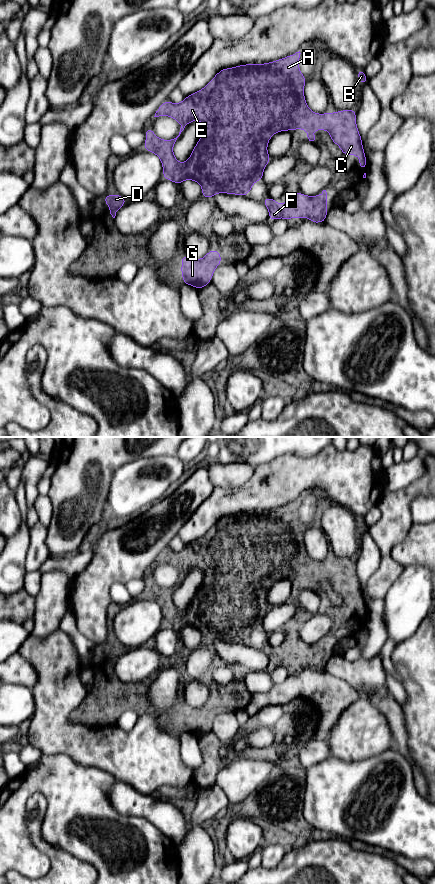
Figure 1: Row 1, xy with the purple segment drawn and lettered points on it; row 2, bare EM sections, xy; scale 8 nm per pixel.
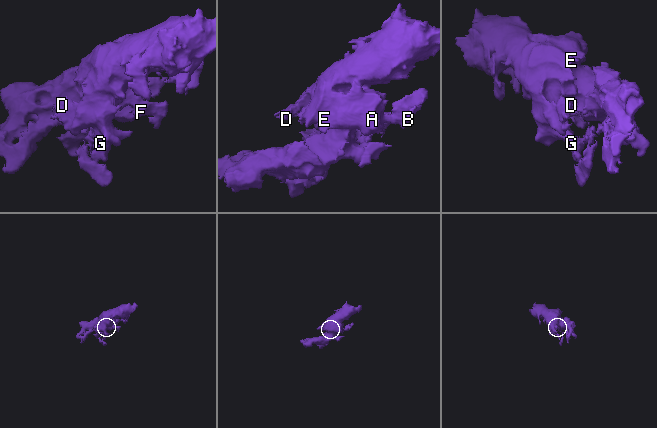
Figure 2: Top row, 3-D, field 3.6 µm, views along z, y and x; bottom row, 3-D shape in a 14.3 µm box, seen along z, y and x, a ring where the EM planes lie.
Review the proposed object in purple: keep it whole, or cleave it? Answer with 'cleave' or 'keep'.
keep

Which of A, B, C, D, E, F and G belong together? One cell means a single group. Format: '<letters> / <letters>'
A B C D E F G

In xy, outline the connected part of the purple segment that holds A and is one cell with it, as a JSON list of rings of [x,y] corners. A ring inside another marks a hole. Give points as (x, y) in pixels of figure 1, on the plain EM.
[[[299,499],[285,506],[282,506],[282,507],[279,507],[273,510],[269,510],[269,511],[264,511],[264,512],[259,512],[259,511],[258,512],[244,512],[240,514],[235,514],[233,516],[224,516],[221,519],[219,519],[204,536],[195,540],[194,542],[186,544],[181,551],[173,552],[170,548],[167,547],[163,552],[161,552],[160,555],[157,557],[154,565],[170,564],[176,569],[178,569],[181,573],[179,583],[176,586],[171,587],[171,588],[162,588],[156,585],[153,580],[152,575],[144,579],[146,583],[146,589],[145,589],[143,596],[147,600],[155,601],[160,606],[162,615],[163,615],[163,627],[172,628],[178,634],[181,632],[183,628],[194,628],[195,630],[201,633],[203,646],[212,646],[216,641],[227,641],[227,642],[248,644],[250,637],[253,635],[253,631],[255,629],[263,629],[263,619],[271,607],[271,605],[269,604],[267,600],[267,593],[269,591],[271,584],[280,579],[286,579],[286,578],[293,579],[295,577],[305,577],[306,583],[309,589],[315,588],[315,583],[312,581],[313,578],[320,578],[320,579],[328,578],[332,590],[337,592],[341,596],[342,602],[343,603],[358,603],[359,604],[359,618],[366,617],[367,607],[366,607],[366,602],[363,598],[362,586],[360,584],[360,581],[356,573],[356,557],[342,558],[342,559],[337,559],[333,561],[324,561],[324,562],[313,561],[307,554],[307,551],[304,545],[304,533],[306,531],[306,526],[299,518],[300,502],[301,501]],[[194,568],[199,568],[203,571],[204,578],[203,578],[202,584],[200,585],[197,592],[195,593],[188,608],[185,609],[184,611],[179,611],[173,602],[173,594],[177,586],[180,584],[181,580],[184,578],[185,574]]]

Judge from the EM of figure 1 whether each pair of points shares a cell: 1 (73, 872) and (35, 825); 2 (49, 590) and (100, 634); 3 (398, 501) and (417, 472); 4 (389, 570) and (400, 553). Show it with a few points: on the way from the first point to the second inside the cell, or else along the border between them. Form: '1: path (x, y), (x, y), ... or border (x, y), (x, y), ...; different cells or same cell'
1: path (61, 861), (36, 837); same cell
2: border (69, 590), (67, 601); different cells
3: border (425, 469), (407, 486), (385, 490); different cells
4: border (399, 563), (404, 567); different cells

